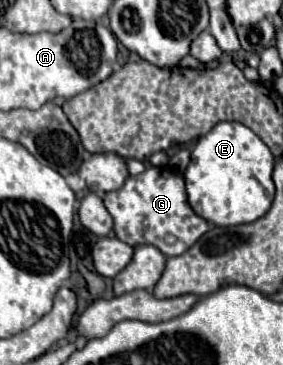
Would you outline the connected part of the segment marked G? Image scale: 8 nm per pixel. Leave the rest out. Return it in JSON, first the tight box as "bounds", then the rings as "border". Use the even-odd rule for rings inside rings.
{"bounds":[102,164,208,258],"border":[[[146,164],[142,174],[128,178],[120,190],[106,192],[102,202],[114,220],[114,232],[118,240],[130,246],[156,246],[166,258],[184,254],[198,242],[202,234],[208,232],[208,222],[190,208],[186,196],[186,180],[174,166]],[[168,236],[174,236],[172,244],[168,244]]]}

